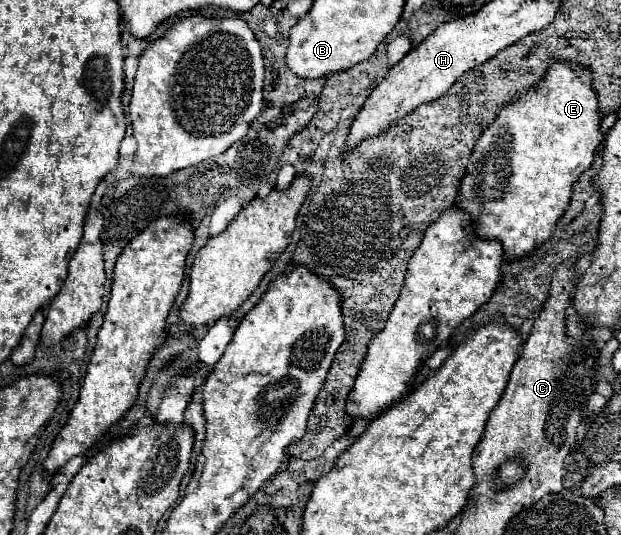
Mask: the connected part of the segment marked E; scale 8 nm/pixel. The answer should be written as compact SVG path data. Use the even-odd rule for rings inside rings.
M553 62L549 66L549 70L545 72L543 80L539 80L533 88L527 88L525 92L517 92L517 96L513 98L513 102L505 104L501 110L497 110L497 116L495 120L481 132L475 148L473 148L473 154L469 158L469 164L467 164L467 174L463 176L461 180L461 186L459 186L459 194L457 194L457 200L455 204L463 210L467 210L471 214L471 218L475 220L475 232L481 236L481 238L497 238L501 240L503 248L505 248L505 258L521 258L525 254L529 254L533 248L537 248L537 244L541 242L547 242L549 236L553 234L555 230L555 222L559 220L559 216L569 208L569 200L571 200L571 188L573 184L577 182L577 178L591 168L593 160L595 160L595 152L599 148L599 144L603 142L603 134L601 134L601 114L599 114L599 98L593 90L593 76L591 76L591 70L585 68L585 66L579 66L579 64L573 64L573 62Z

